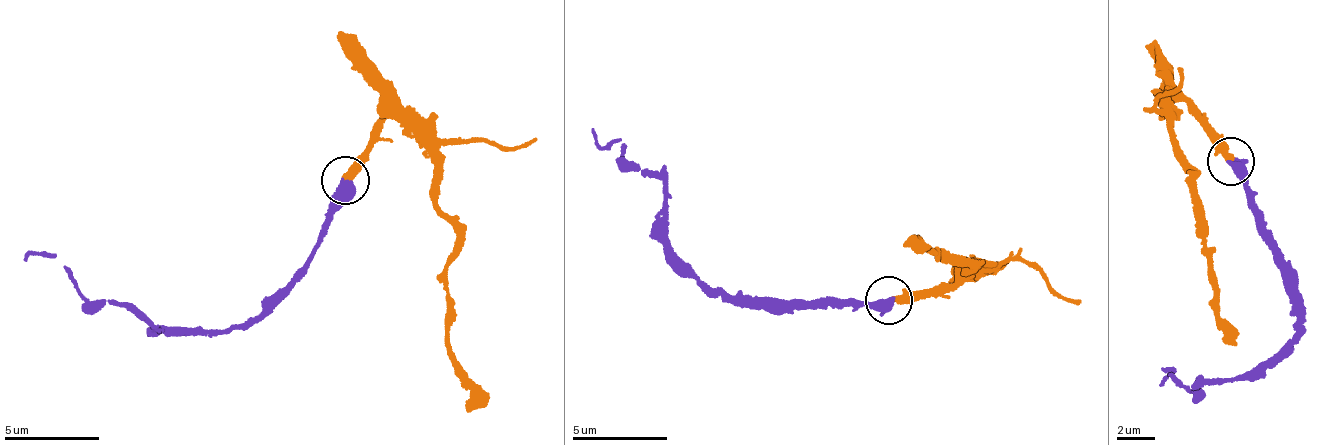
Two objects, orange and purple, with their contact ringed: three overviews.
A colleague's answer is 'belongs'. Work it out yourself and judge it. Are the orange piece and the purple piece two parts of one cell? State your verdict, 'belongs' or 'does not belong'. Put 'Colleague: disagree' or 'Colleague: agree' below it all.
belongs
Colleague: agree

